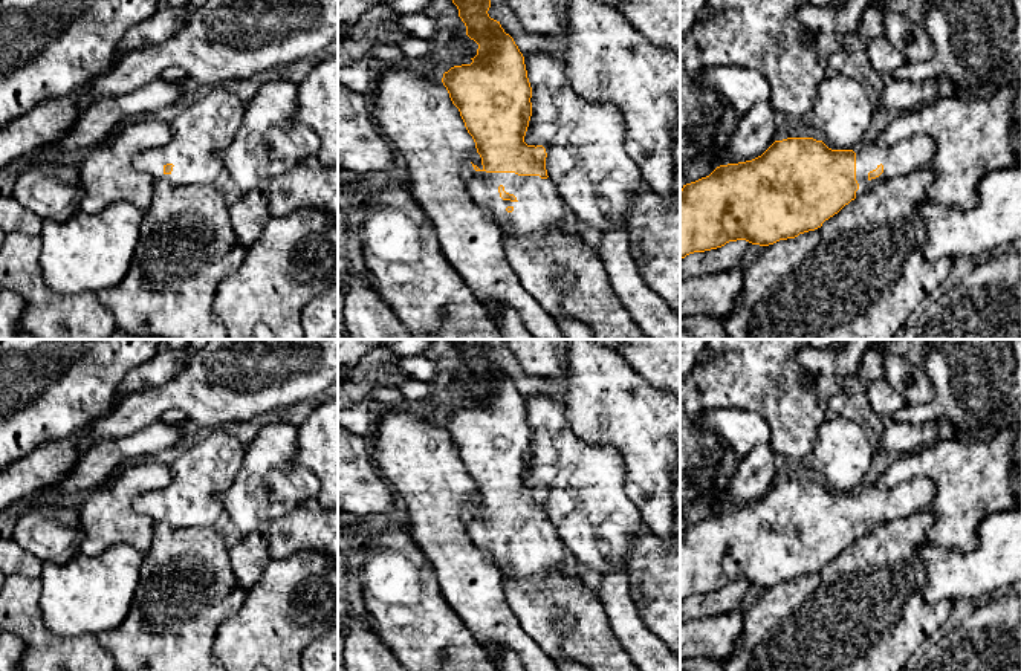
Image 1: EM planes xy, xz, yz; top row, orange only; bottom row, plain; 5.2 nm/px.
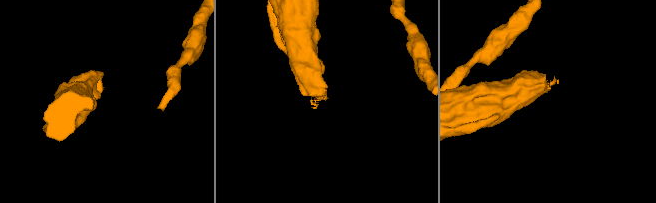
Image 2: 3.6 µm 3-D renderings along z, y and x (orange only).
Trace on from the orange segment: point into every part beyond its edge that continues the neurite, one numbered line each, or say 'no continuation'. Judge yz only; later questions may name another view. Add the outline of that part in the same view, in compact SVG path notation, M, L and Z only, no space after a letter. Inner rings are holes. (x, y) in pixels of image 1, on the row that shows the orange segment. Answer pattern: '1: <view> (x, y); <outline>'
1: yz (910, 156); M917 135L909 141L891 147L882 147L877 139L870 145L853 148L856 153L856 180L861 197L880 182L922 171L935 154L935 141L926 135Z

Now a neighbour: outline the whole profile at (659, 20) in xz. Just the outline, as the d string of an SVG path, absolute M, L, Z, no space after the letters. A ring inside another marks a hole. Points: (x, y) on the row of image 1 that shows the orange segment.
M619 0L617 9L651 43L680 57L680 0Z

